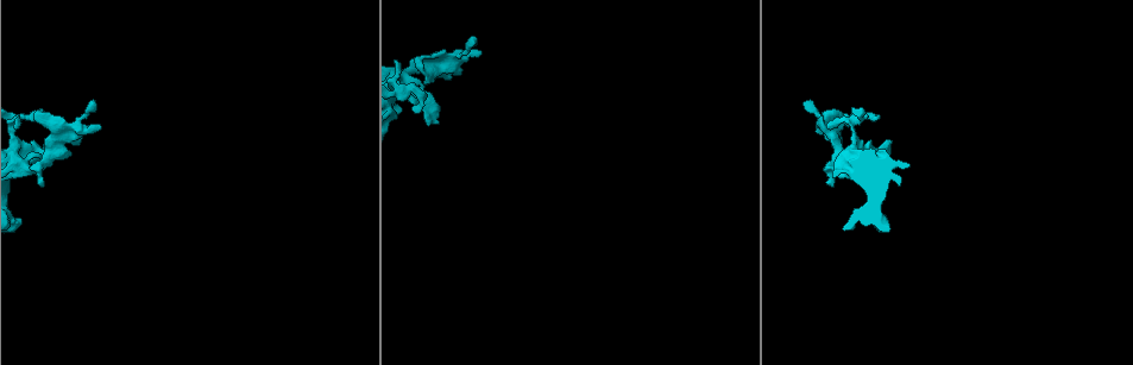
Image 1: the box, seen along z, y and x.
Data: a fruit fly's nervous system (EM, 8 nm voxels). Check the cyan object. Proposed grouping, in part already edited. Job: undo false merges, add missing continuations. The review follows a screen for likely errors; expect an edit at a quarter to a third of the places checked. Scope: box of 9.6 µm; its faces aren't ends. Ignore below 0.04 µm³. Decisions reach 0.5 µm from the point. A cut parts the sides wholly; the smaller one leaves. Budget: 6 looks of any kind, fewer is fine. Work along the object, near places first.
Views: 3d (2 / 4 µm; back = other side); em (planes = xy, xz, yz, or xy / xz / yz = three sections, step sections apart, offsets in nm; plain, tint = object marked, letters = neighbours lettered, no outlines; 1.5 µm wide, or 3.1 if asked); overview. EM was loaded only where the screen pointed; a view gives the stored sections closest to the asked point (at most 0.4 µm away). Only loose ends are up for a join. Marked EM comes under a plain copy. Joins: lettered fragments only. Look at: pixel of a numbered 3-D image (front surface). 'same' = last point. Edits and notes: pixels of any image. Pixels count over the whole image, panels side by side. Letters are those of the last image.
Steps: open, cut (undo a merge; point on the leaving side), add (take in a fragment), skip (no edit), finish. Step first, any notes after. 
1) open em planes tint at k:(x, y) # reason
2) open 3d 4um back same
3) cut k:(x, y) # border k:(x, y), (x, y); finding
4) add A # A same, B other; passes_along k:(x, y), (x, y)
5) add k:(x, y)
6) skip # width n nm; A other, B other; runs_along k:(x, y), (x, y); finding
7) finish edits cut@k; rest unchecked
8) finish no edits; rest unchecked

open em planes letters at 1:(832, 187) # free end

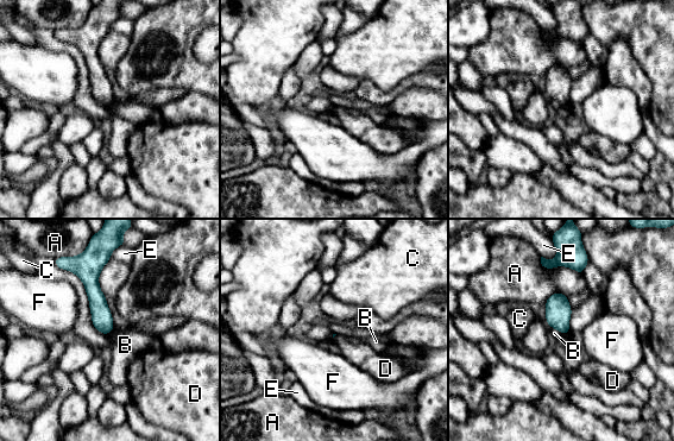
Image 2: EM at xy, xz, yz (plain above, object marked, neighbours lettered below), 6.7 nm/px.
skip # longest_contact A 320 nm; A other, B other, C other, D other, E other, F other; border 2:(550, 326), (561, 333); no lettered fragment goes on from it

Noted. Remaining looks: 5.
open em yz step 4 tint at 1:(429, 125) # an open end

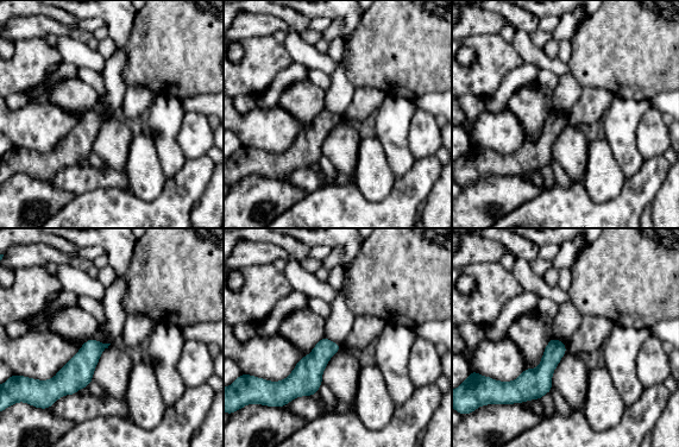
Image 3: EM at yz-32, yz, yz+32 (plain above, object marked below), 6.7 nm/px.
open em yz step 4 letters same # what lies round it

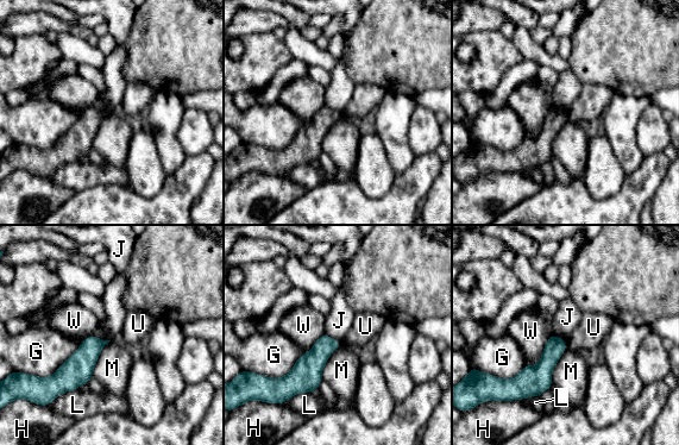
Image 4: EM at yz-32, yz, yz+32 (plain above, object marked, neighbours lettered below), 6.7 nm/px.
skip # longest_contact G 380 nm; G other, H other, J other, L other, M other, U other, W other; border 4:(564, 339), (566, 349); none of them fits

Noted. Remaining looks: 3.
open em xy step 8 letters at 1:(482, 53) # free end

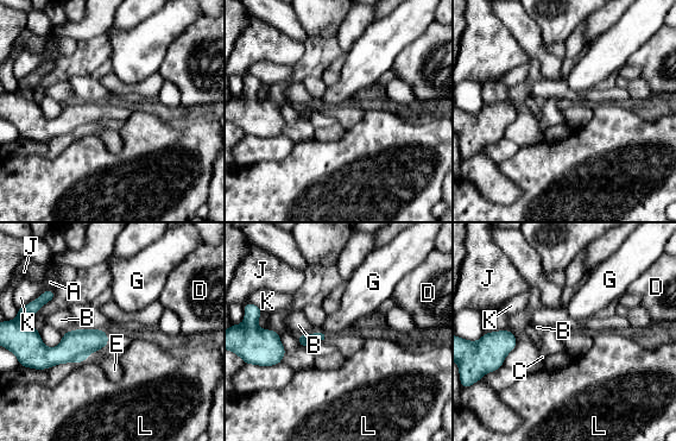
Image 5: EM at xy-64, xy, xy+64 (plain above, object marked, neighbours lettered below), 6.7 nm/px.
open em xz step 4 letters same

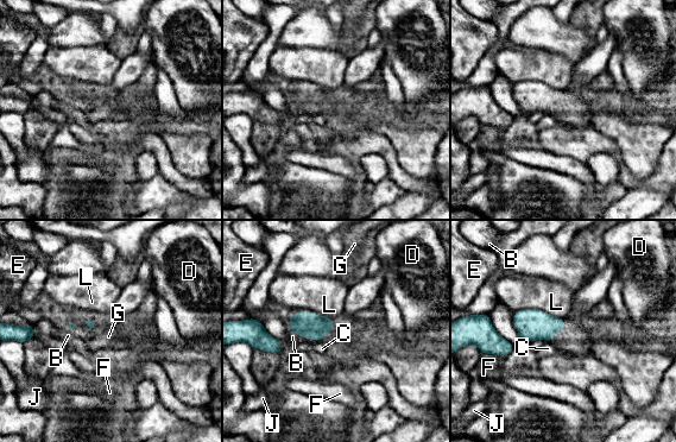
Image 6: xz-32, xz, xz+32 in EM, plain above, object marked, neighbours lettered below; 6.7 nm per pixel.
skip # B other, C other, D other, E other, F other, G other, J other, L other; no lettered fragment goes on from it

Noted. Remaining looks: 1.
finish no edits; rest unchecked

